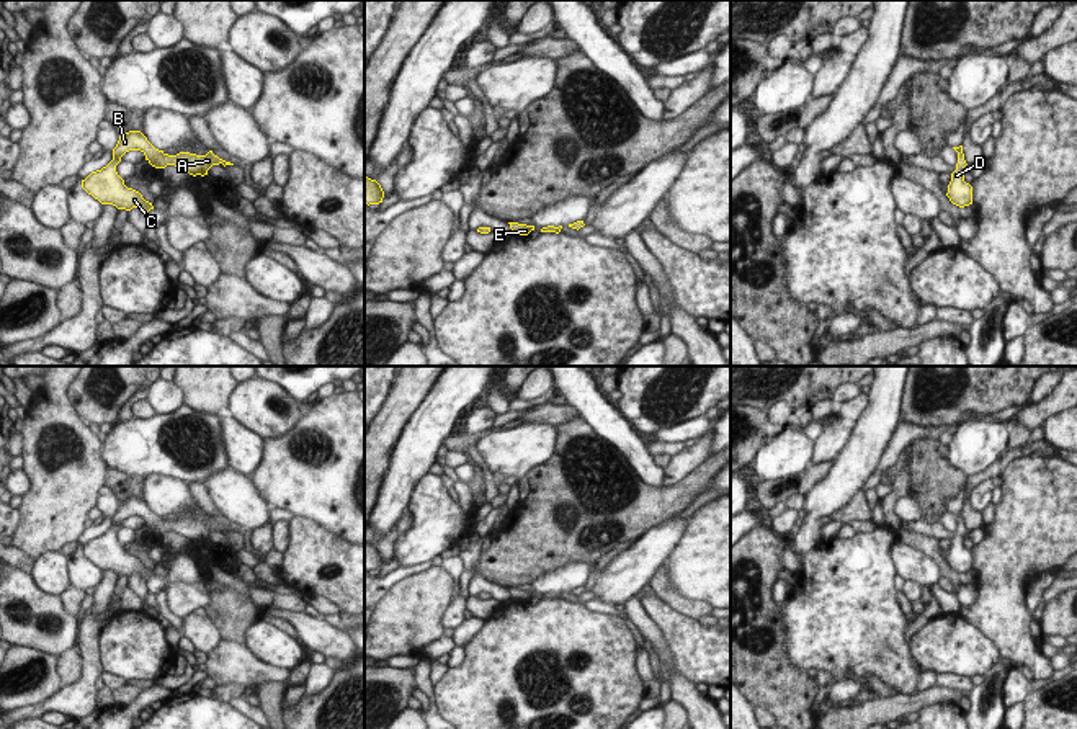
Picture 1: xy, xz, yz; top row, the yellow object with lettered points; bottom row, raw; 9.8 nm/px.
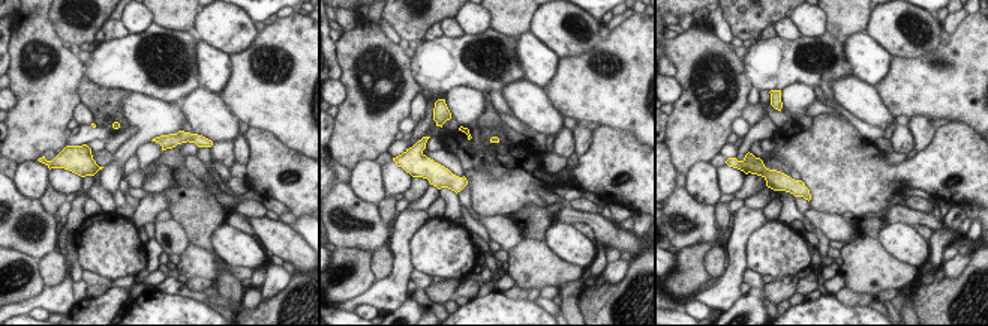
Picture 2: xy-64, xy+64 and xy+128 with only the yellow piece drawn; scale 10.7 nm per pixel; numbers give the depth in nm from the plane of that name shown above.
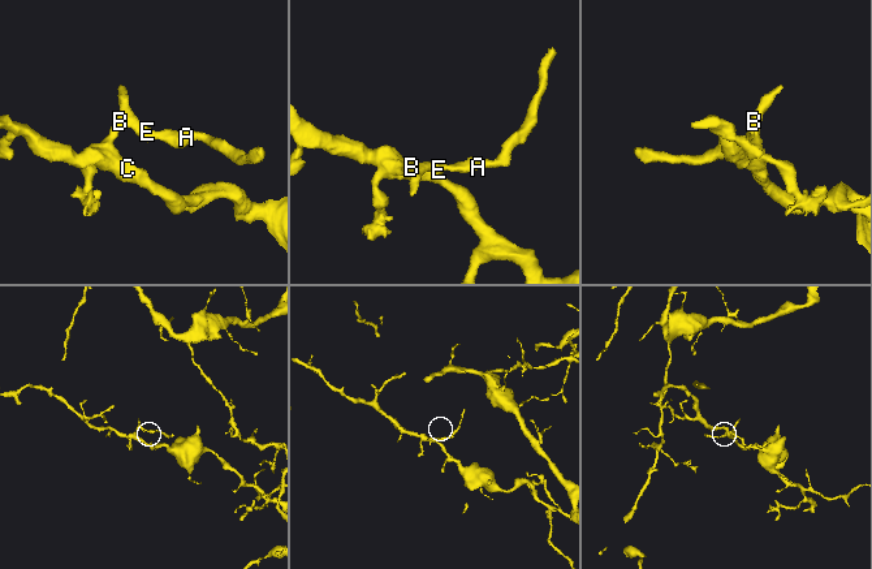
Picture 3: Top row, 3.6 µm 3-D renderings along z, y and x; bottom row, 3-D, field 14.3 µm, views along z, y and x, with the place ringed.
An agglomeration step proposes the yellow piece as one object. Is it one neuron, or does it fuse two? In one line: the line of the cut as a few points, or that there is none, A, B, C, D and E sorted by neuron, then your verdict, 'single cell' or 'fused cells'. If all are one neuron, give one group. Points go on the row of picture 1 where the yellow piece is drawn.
cut none; groups A B C D E; single cell

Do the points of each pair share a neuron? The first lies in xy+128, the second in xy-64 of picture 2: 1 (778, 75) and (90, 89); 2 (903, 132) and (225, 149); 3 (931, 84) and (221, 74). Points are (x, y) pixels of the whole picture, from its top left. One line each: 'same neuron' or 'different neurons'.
1: different neurons
2: same neuron
3: different neurons

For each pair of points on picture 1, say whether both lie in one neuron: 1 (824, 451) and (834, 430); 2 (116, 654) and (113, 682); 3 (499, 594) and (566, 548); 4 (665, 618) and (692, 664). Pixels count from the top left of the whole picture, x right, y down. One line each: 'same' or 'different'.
1: same
2: different
3: different
4: same

